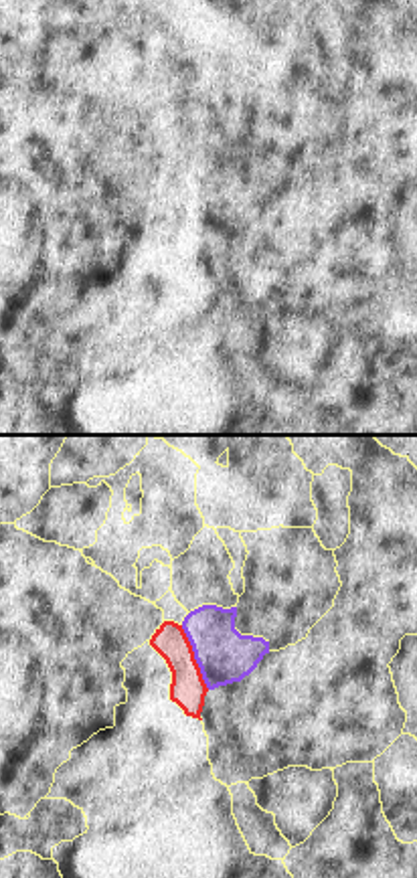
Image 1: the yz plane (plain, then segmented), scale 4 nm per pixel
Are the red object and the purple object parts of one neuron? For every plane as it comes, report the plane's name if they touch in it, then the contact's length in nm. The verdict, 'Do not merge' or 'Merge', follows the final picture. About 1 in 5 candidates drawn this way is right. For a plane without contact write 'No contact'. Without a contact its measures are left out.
Touches red in yz. Shared border 280 nm

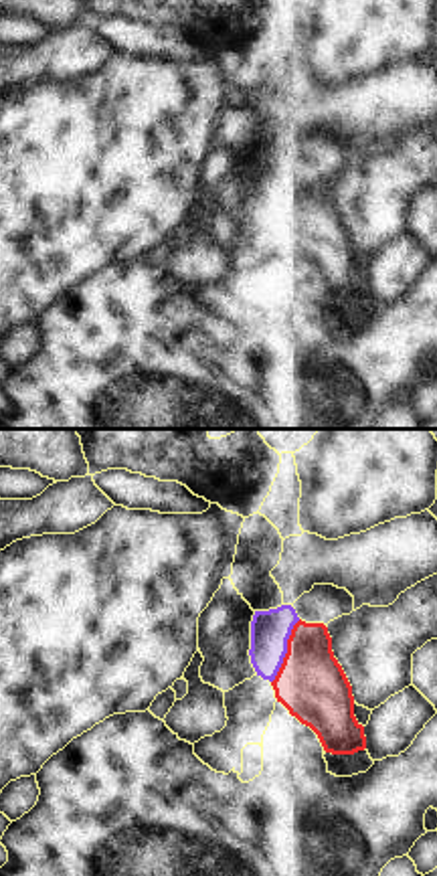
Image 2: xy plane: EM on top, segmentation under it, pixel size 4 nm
Touches red in xy. Shared border 280 nm

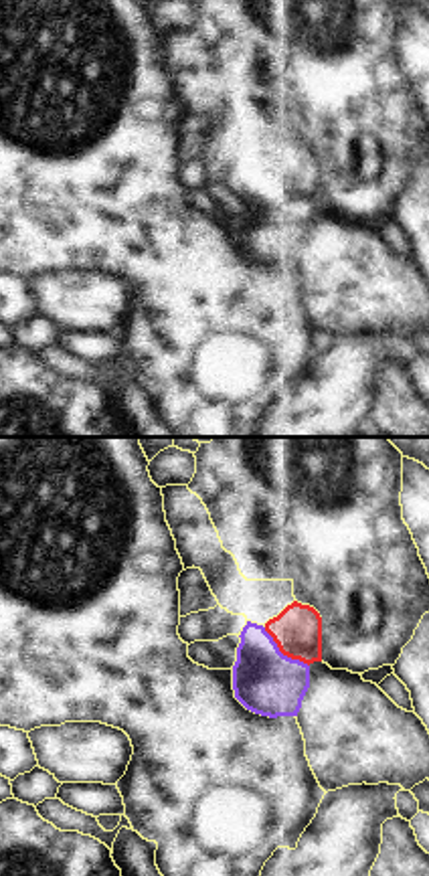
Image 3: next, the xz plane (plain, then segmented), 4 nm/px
Touches red in xz. Shared border 240 nm

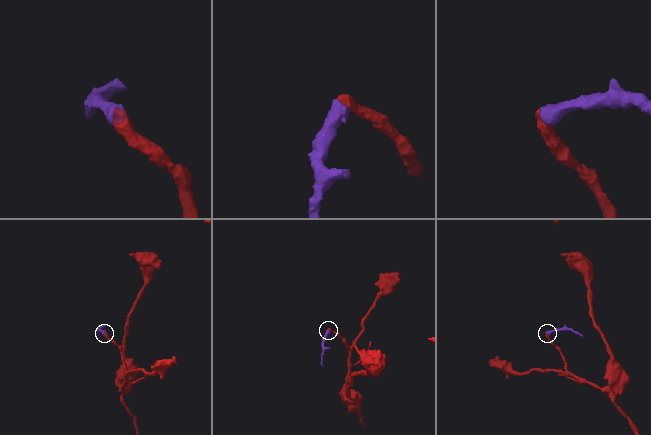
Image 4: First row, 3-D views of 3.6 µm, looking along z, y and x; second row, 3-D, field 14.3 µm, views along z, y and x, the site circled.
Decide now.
Do not merge

